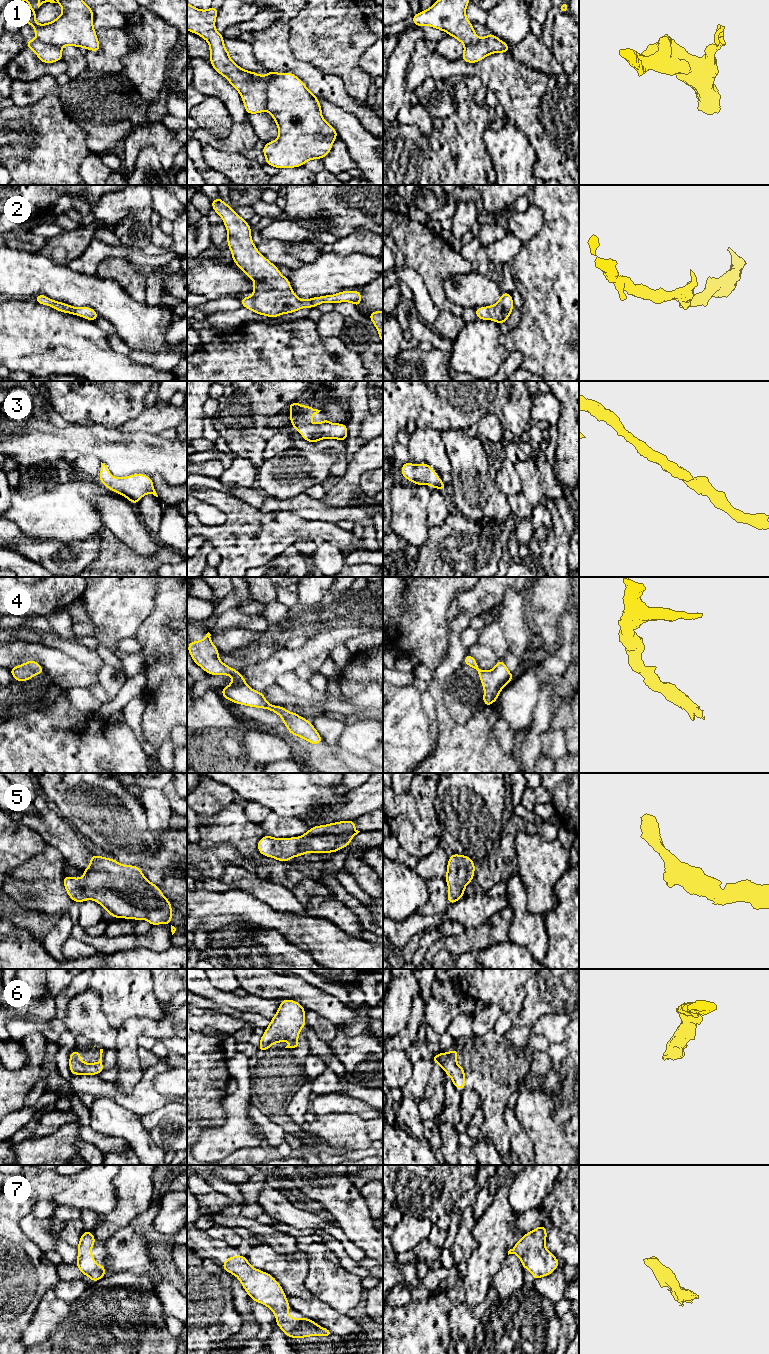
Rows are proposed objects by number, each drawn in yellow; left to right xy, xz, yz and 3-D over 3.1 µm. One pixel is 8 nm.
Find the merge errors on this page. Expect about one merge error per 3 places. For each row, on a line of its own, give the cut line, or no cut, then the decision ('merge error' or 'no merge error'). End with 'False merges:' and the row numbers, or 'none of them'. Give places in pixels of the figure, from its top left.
1: xz (241, 68), (254, 80), (260, 80), (266, 84), (267, 110) | merge error
2: no cut | no merge error
3: no cut | no merge error
4: no cut | no merge error
5: no cut | no merge error
6: no cut | no merge error
7: no cut | no merge error
False merges: 1

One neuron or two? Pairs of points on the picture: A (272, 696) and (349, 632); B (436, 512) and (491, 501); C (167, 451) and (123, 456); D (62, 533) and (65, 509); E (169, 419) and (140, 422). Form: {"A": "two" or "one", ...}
{"A": "two", "B": "two", "C": "one", "D": "one", "E": "one"}

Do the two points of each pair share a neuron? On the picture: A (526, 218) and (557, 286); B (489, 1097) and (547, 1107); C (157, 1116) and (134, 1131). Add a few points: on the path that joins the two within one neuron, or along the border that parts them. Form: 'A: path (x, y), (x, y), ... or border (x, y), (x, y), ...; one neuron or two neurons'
A: border (543, 213), (544, 224), (542, 228), (523, 244); two neurons
B: border (526, 1085), (519, 1091); two neurons
C: border (127, 1108), (139, 1117), (141, 1124), (149, 1132); two neurons

